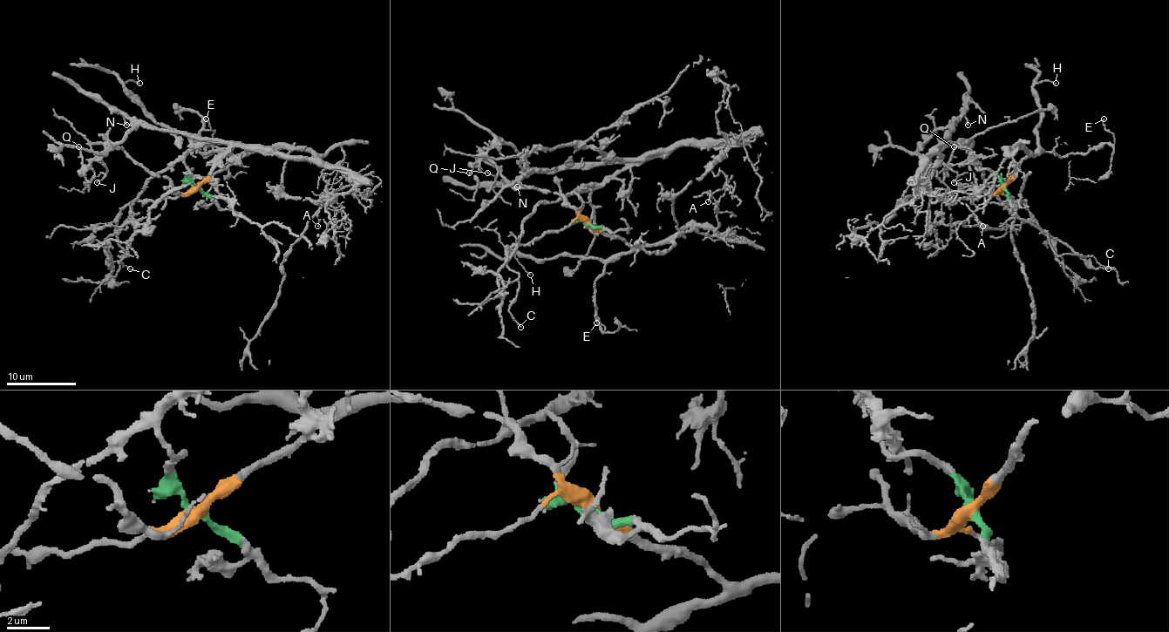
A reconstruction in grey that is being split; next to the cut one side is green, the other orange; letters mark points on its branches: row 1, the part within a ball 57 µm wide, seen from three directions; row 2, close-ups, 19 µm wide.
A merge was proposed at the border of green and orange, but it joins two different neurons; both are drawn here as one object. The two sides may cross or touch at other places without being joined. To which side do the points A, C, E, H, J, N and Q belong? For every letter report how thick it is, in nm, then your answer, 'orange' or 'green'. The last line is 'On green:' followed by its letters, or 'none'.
A: calibre 130 nm; orange
C: calibre 120 nm; orange
E: calibre 140 nm; orange
H: calibre 100 nm; orange
J: calibre 130 nm; orange
N: calibre 140 nm; green
Q: calibre 170 nm; green
On green: N, Q

